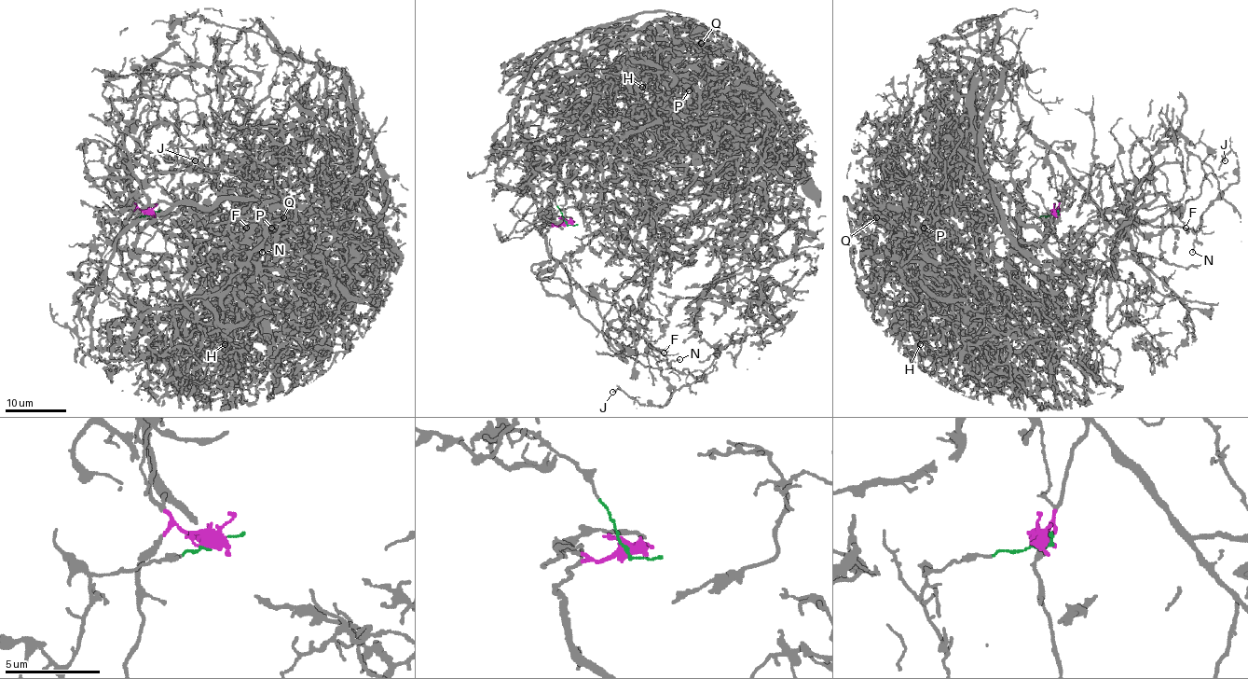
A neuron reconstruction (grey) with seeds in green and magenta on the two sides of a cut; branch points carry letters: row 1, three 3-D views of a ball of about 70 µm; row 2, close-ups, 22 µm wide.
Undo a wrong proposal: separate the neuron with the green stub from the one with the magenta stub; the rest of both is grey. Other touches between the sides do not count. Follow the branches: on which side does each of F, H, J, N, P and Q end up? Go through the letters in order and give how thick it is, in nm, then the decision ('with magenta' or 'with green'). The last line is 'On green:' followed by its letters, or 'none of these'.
F: 80 nm | with magenta
H: 110 nm | with green
J: 130 nm | with magenta
N: 90 nm | with magenta
P: 200 nm | with green
Q: 240 nm | with green
On green: H, P, Q

